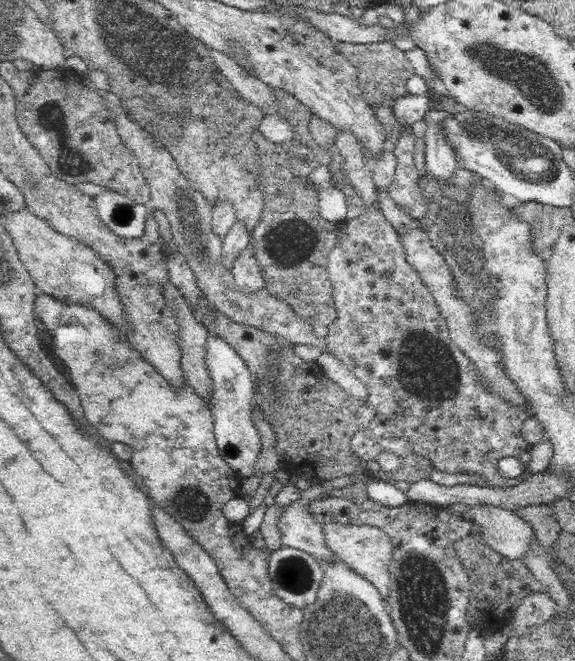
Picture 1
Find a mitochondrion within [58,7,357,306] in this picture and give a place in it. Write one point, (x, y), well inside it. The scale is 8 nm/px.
(150, 49)

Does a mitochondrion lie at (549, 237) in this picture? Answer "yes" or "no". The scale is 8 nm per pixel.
no

